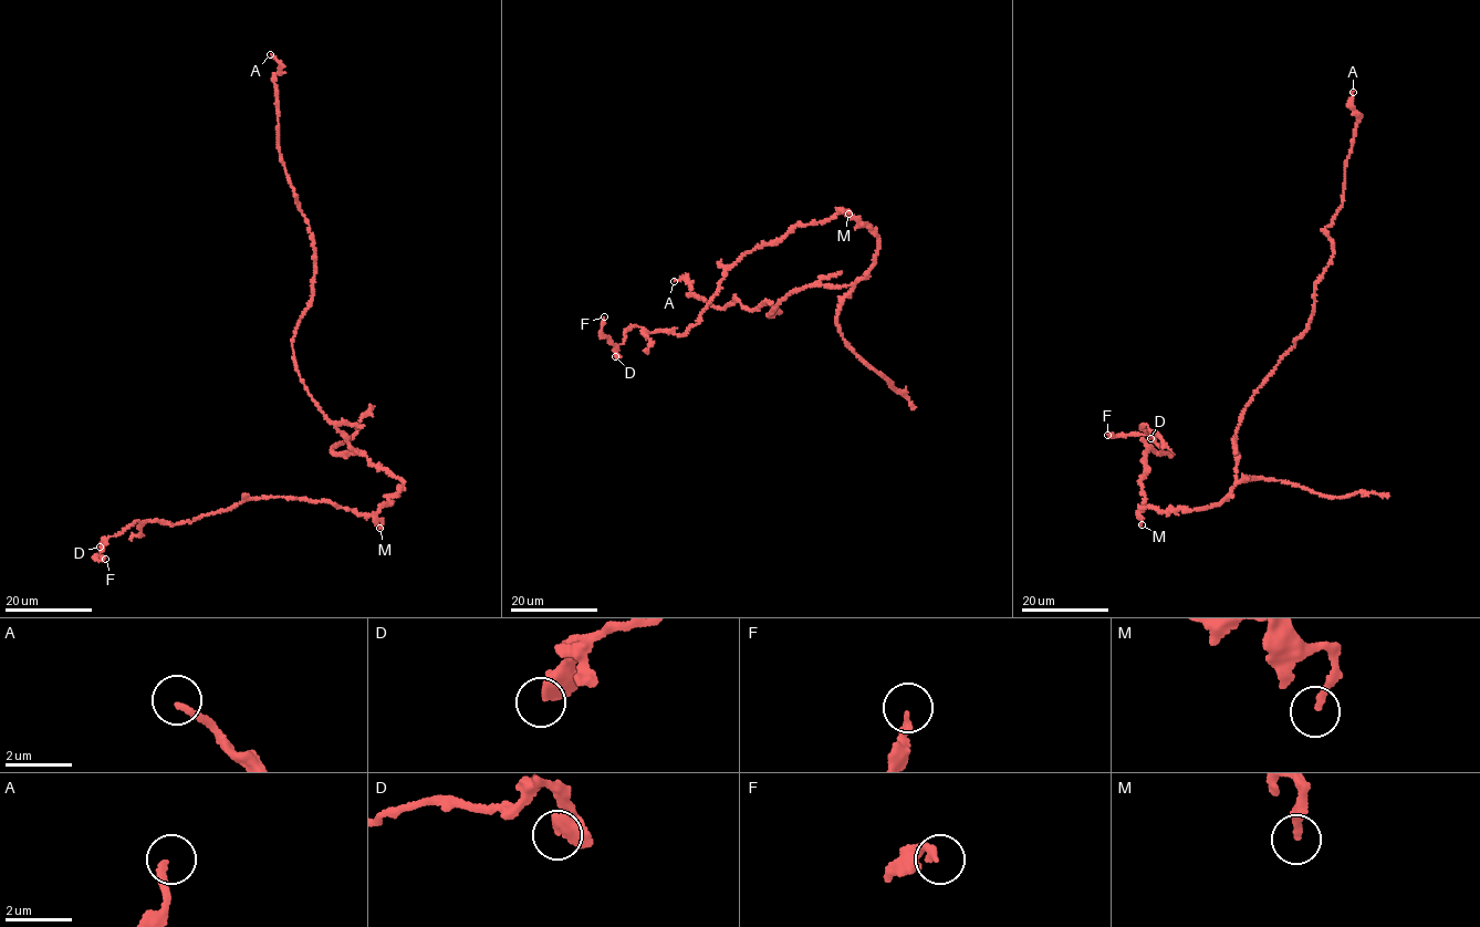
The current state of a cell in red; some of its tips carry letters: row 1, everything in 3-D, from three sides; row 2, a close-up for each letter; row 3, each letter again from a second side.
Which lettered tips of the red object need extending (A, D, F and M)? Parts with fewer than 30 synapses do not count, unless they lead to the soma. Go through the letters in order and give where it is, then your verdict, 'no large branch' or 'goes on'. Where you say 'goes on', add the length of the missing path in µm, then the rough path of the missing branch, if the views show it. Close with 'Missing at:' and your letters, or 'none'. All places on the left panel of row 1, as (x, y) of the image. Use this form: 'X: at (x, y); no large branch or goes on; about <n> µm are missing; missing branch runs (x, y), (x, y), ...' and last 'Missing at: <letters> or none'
A: at (270, 54); goes on; about 30 µm are missing; missing branch runs (270, 54), (227, 49), (219, 55), (221, 68), (206, 84)
D: at (100, 547); no large branch
F: at (105, 559); no large branch
M: at (379, 528); no large branch
Missing at: A

